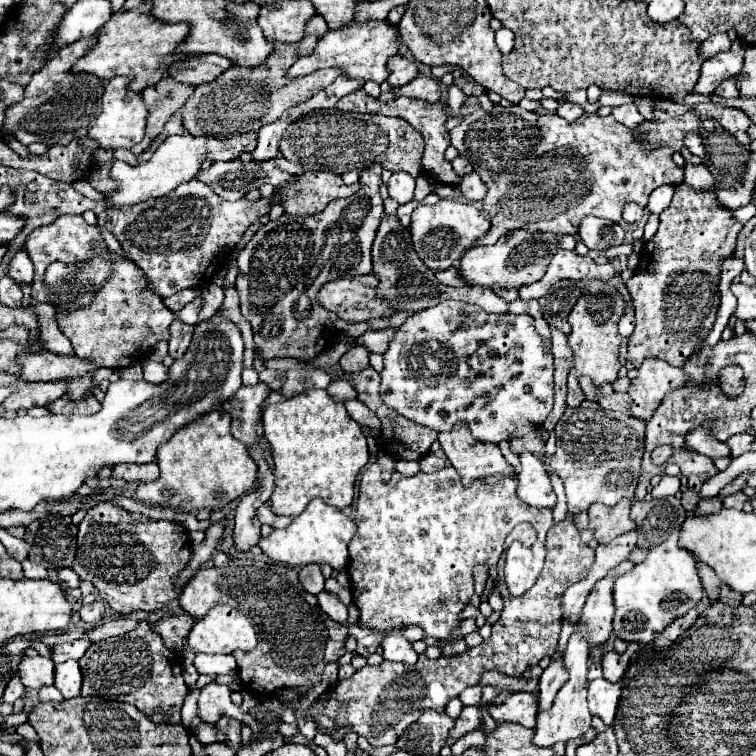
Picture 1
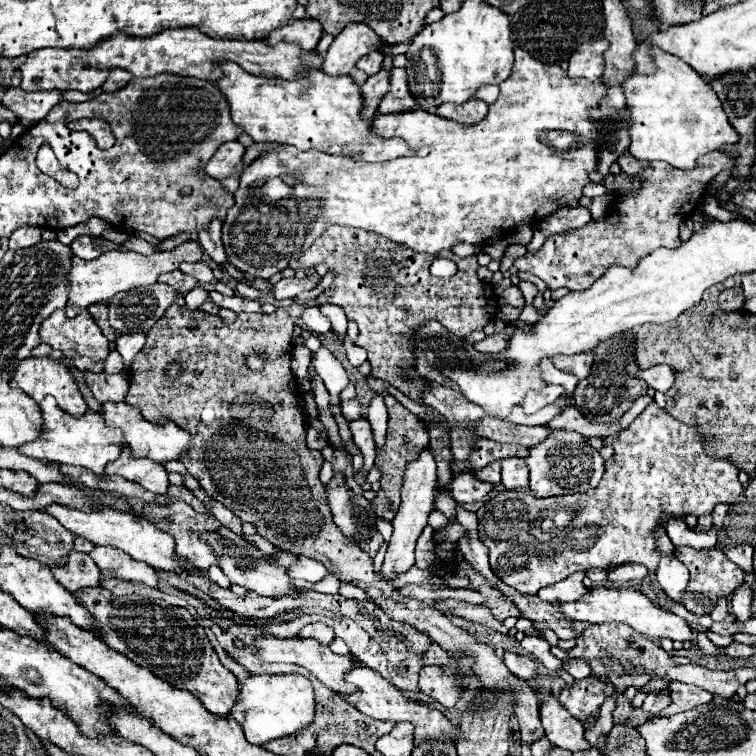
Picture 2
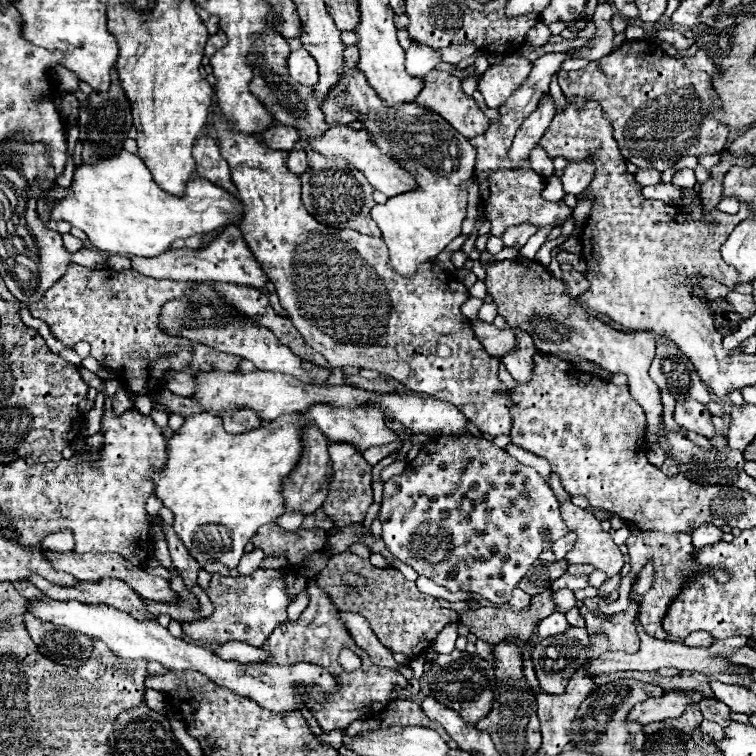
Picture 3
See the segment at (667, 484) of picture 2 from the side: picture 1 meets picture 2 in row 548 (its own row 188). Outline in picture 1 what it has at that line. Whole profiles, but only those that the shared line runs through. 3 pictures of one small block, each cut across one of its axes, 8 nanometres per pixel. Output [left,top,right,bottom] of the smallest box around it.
[450,104,700,246]

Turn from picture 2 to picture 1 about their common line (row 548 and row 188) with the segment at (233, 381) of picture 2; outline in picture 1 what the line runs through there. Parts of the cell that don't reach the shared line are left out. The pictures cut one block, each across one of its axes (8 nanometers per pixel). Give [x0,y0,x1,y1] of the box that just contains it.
[280,172,360,216]

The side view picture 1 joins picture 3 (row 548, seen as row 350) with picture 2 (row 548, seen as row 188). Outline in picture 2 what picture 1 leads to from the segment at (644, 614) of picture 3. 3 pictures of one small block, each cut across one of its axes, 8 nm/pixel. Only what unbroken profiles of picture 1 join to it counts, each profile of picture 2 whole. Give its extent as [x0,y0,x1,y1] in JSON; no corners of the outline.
[674,546,744,616]

